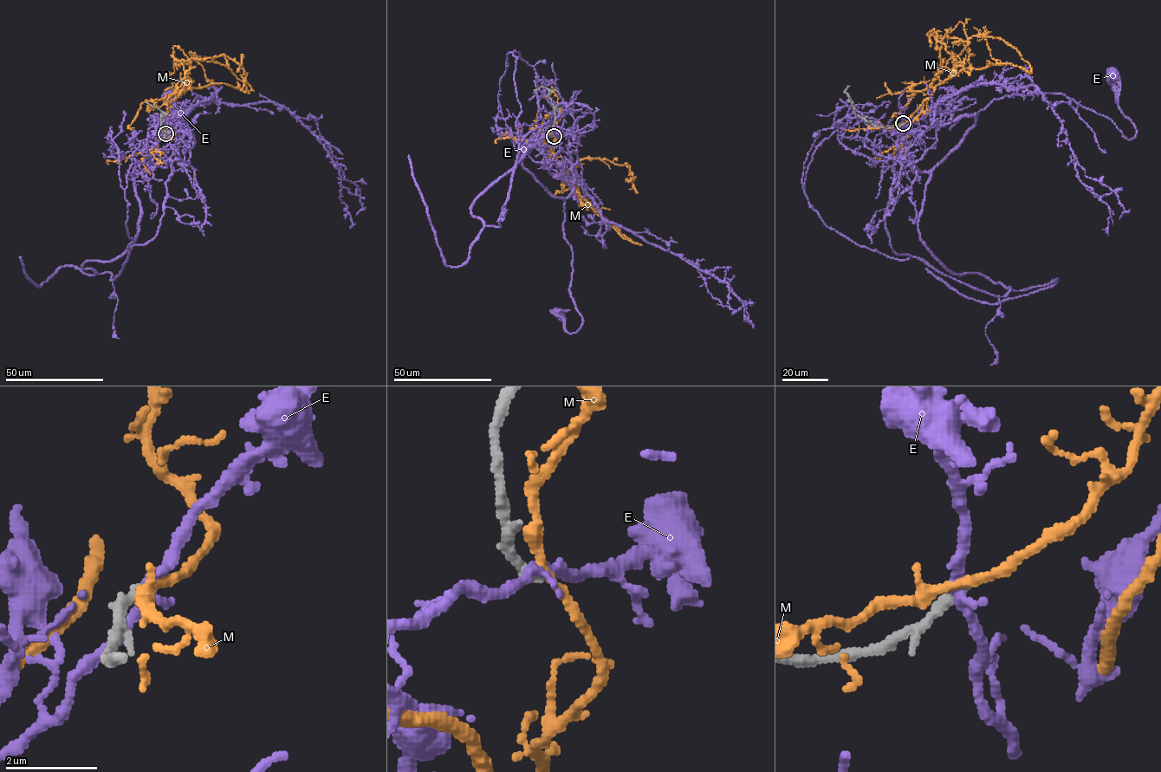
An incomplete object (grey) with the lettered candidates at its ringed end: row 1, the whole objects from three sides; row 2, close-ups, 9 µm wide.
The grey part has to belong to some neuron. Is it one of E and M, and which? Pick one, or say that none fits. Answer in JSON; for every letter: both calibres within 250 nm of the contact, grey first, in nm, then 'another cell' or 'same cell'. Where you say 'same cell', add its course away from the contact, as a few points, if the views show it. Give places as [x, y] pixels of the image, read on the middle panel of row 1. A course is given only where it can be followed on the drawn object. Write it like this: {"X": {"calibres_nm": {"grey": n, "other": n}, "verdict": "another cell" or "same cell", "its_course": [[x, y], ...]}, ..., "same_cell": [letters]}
{"E": {"calibres_nm": {"grey": 240, "other": 240}, "verdict": "another cell"}, "M": {"calibres_nm": {"grey": 240, "other": 160}, "verdict": "another cell"}, "same_cell": []}

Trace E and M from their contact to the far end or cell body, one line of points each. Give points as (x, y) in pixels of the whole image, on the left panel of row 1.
E: (165, 134), (149, 167), (131, 175), (175, 126), (175, 109), (184, 108), (194, 145), (175, 131), (169, 92)
M: (165, 134), (167, 131), (164, 115), (184, 75), (182, 60), (224, 55), (242, 65), (244, 85), (249, 93)

